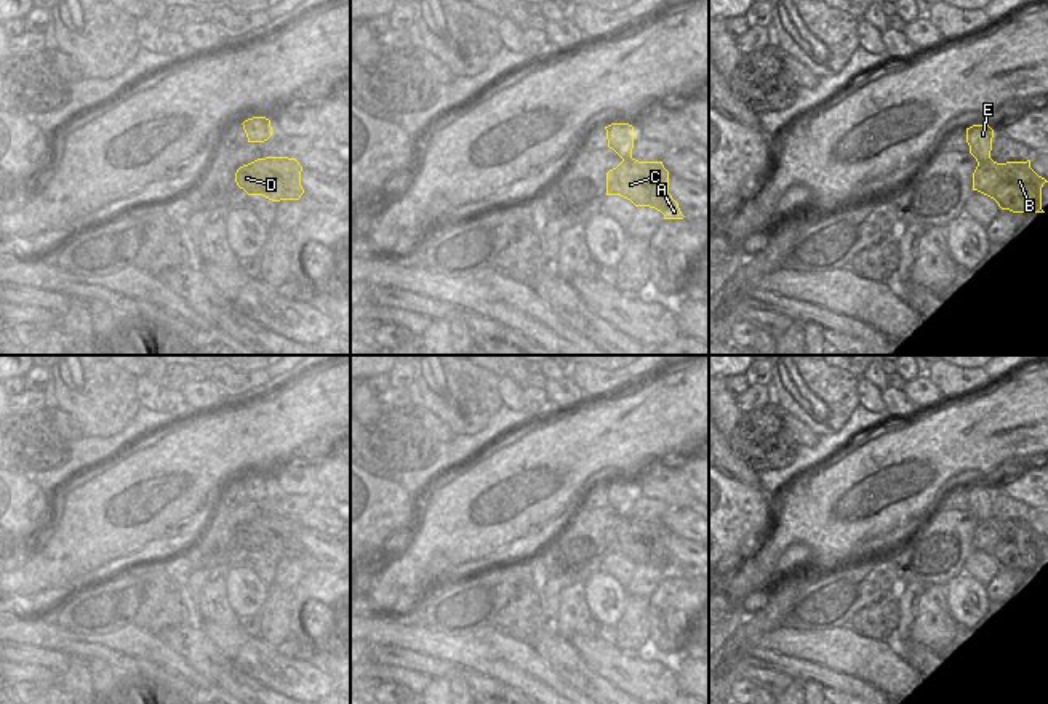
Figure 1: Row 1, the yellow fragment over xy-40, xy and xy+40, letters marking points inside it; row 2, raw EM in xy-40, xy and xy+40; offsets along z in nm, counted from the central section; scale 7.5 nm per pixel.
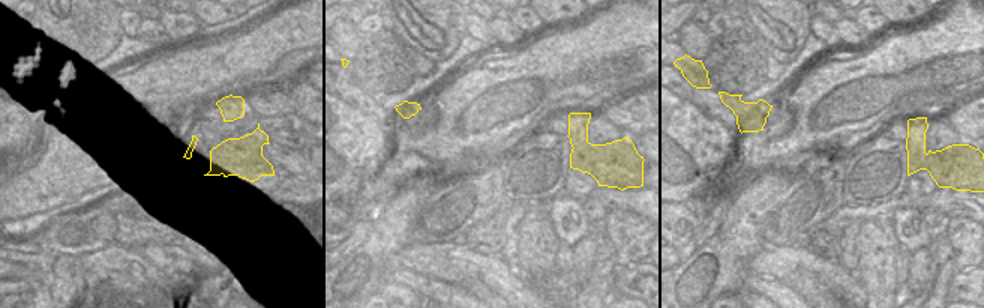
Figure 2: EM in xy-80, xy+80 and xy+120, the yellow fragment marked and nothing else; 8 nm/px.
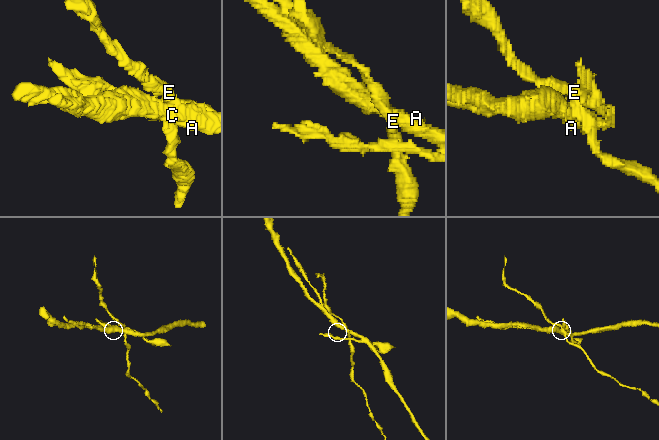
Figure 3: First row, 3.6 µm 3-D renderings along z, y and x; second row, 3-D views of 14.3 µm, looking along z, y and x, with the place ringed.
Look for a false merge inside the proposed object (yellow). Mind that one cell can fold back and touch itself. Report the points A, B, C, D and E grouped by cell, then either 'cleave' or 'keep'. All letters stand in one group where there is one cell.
A B C D / E; cleave

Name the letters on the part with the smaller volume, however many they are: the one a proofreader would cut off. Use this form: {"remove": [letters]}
{"remove": ["E"]}

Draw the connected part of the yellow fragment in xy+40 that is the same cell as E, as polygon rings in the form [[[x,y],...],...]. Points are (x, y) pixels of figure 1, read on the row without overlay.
[[[973,483],[966,486],[970,512],[978,522],[990,520],[994,488],[989,483]]]

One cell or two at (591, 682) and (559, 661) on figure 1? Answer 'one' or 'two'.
one

